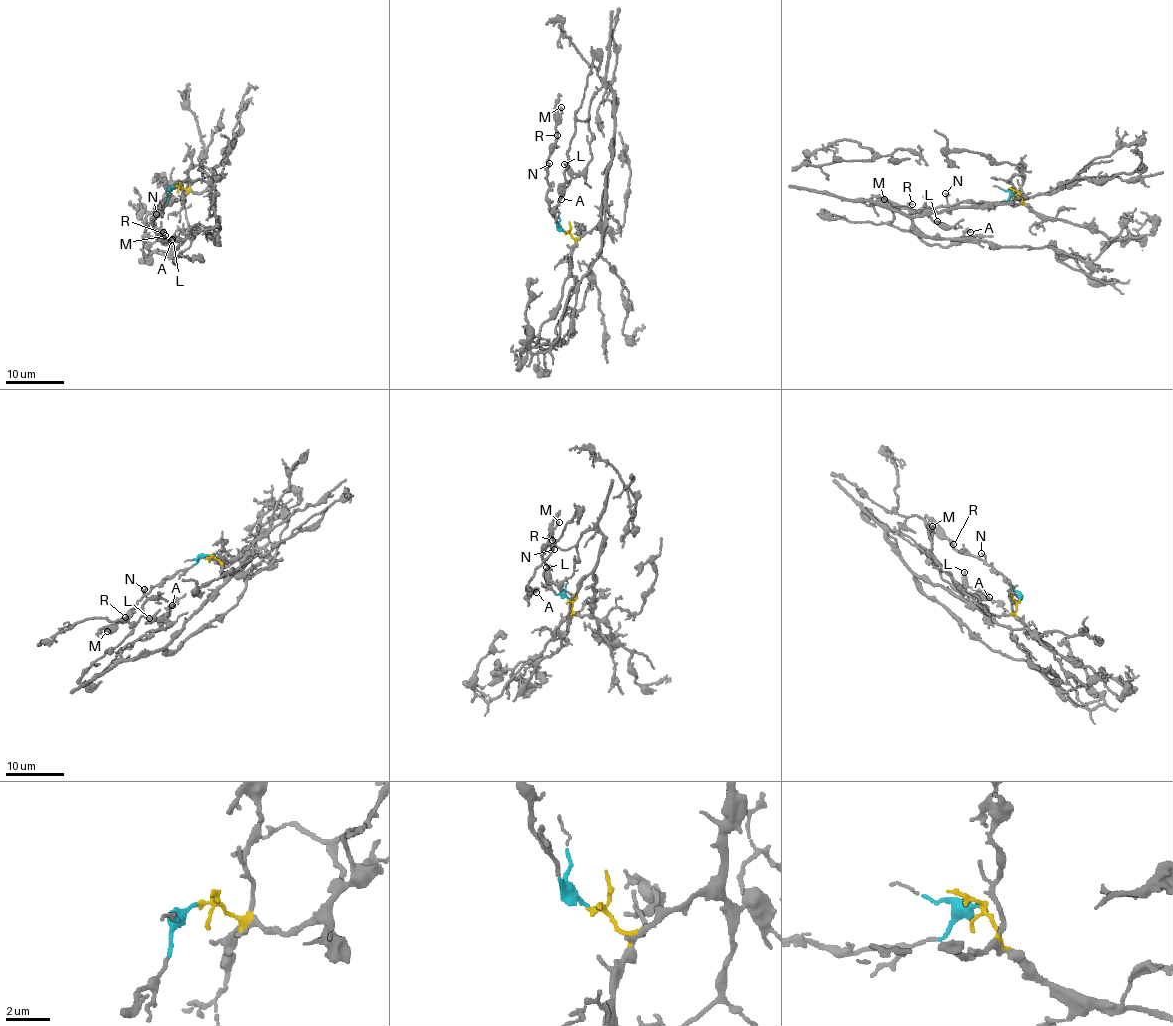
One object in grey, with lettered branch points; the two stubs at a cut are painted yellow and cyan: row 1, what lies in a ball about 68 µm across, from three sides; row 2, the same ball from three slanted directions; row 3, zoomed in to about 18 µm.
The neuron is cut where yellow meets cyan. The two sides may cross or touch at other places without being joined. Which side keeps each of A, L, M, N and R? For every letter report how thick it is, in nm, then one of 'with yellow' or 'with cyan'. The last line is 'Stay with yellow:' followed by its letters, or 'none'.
A: calibre 280 nm; with yellow
L: calibre 260 nm; with yellow
M: calibre 140 nm; with cyan
N: calibre 190 nm; with cyan
R: calibre 150 nm; with cyan
Stay with yellow: A, L

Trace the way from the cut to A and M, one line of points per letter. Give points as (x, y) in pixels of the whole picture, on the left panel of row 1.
A: (174, 185), (210, 192), (219, 227), (193, 231), (191, 243), (173, 263), (170, 240)
M: (174, 186), (156, 214), (154, 230), (162, 241), (165, 235)

